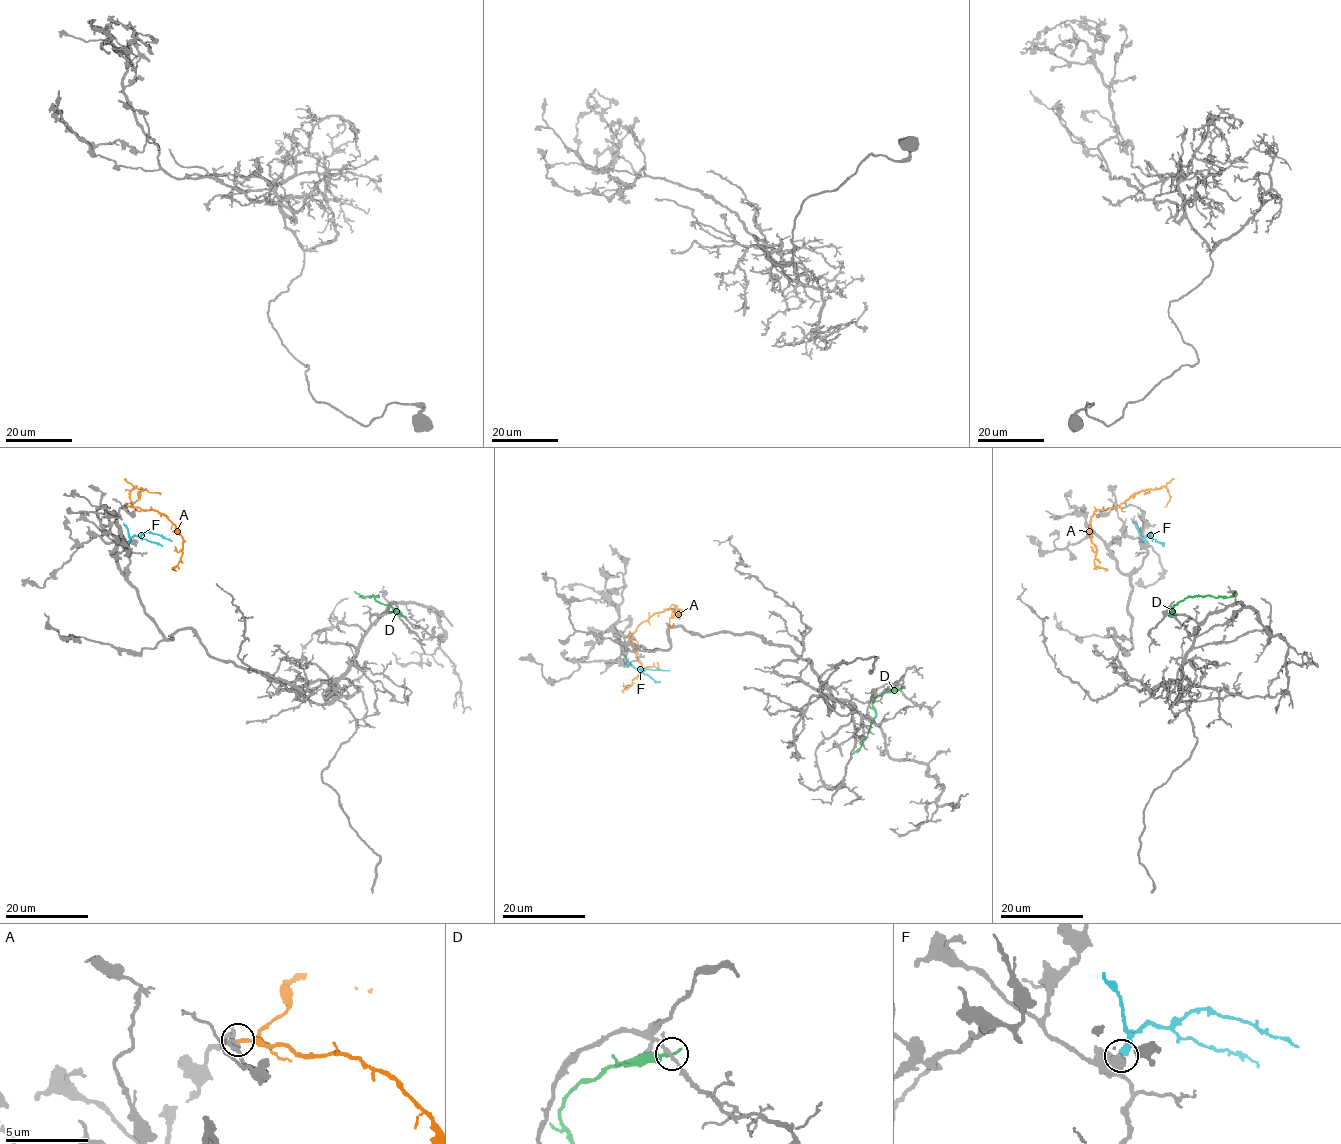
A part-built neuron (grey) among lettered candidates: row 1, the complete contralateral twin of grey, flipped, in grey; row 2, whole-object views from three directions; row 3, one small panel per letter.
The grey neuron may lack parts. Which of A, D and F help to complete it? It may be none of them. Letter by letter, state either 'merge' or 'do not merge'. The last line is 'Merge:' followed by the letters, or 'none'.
A: do not merge
D: do not merge
F: do not merge
Merge: none

